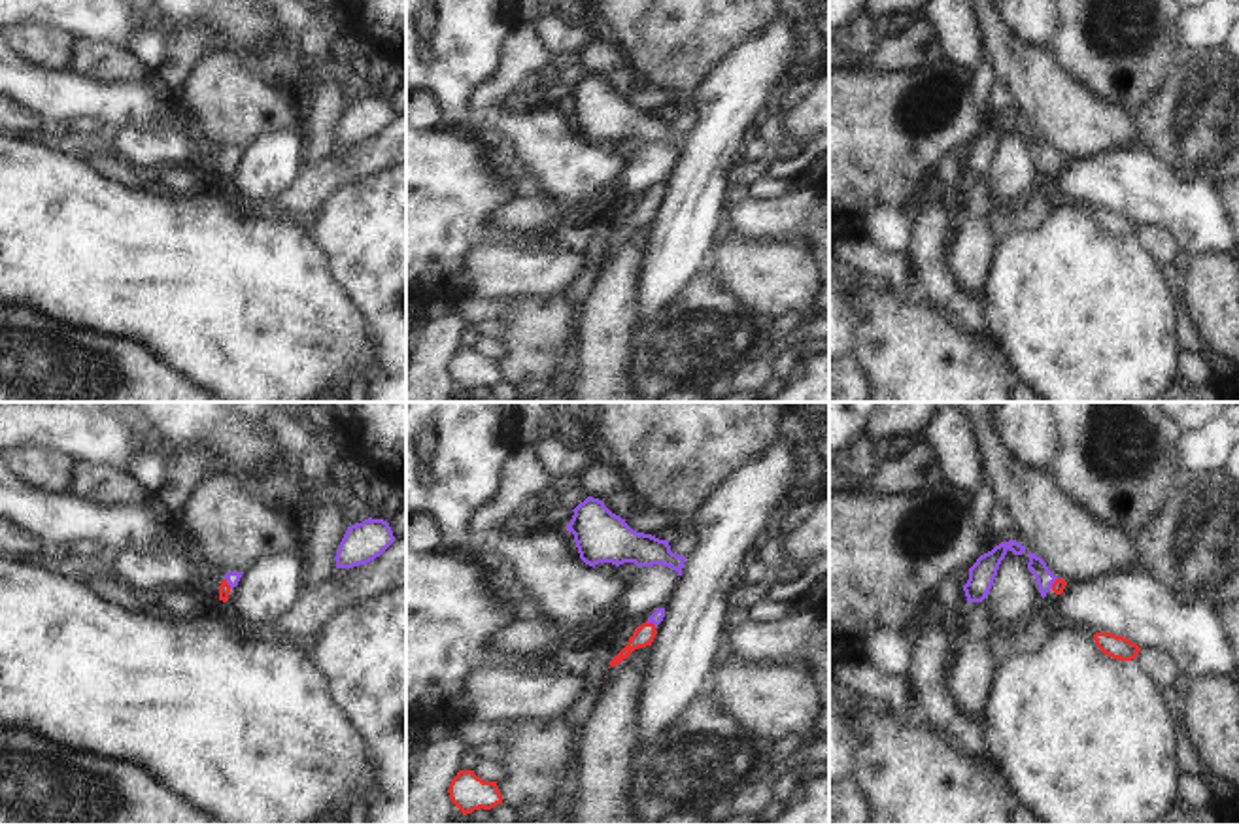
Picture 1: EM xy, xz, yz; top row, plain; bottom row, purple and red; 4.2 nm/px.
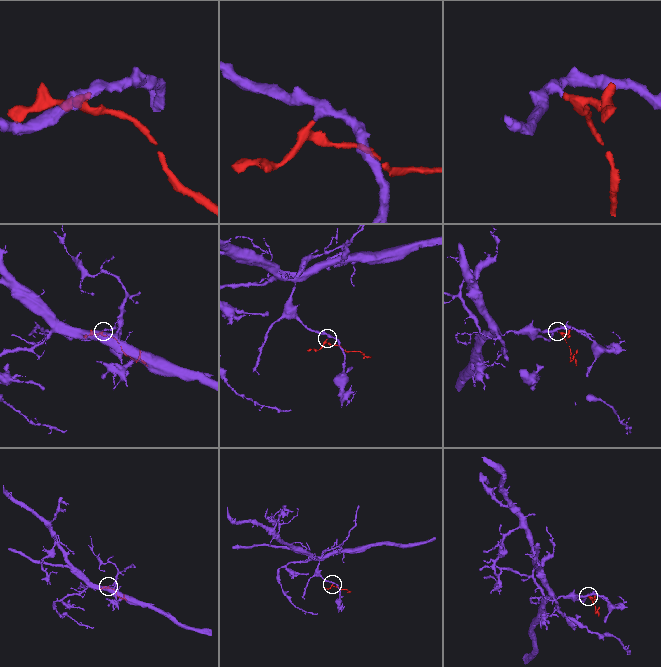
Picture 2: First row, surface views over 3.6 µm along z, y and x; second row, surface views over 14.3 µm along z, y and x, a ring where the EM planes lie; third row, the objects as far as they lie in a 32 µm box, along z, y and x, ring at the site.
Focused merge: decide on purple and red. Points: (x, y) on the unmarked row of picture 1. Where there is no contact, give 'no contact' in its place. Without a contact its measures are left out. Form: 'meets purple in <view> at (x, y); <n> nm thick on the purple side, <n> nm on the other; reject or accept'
meets purple in yz at (1052, 159); 80 nm thick on the purple side, 60 nm on the other; accept

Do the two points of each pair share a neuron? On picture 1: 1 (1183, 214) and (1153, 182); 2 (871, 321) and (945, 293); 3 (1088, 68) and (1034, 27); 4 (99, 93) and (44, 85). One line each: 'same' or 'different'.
1: same
2: different
3: different
4: same

